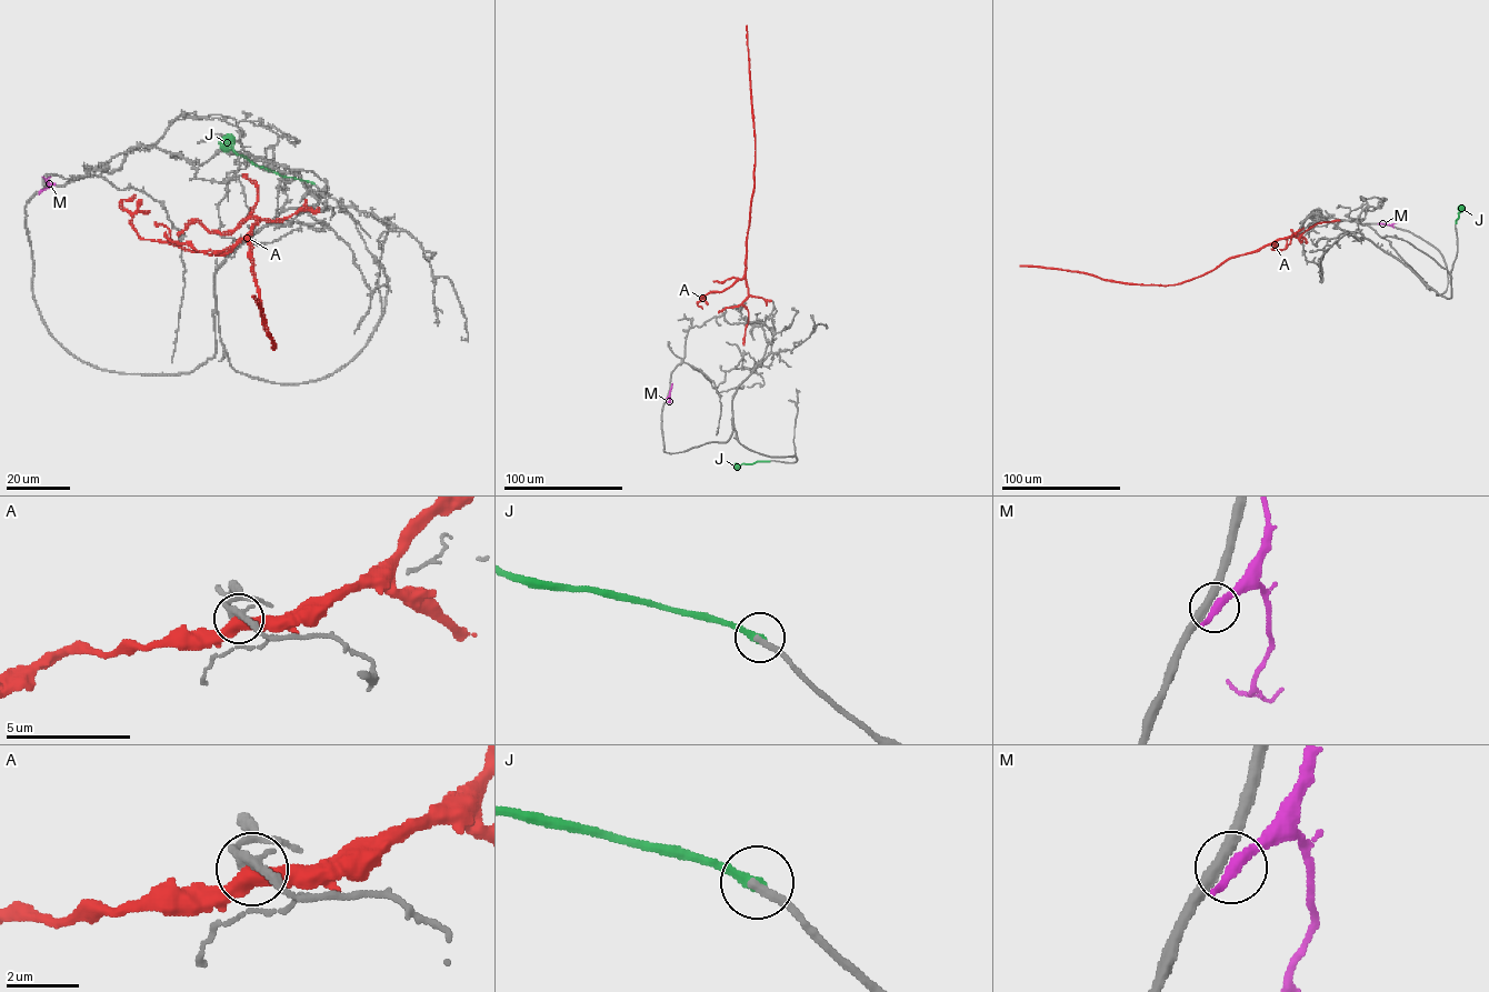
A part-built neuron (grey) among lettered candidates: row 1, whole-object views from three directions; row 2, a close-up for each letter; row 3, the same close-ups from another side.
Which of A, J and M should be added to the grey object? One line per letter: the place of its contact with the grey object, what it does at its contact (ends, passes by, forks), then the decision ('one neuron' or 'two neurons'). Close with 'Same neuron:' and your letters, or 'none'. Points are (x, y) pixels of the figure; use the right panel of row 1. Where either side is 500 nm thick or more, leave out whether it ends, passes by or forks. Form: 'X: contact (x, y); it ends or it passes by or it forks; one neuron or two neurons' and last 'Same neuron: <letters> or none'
A: contact (1300, 242); it passes by; two neurons
J: contact (1456, 223); it ends; two neurons
M: contact (1392, 227); it ends; two neurons
Same neuron: none

